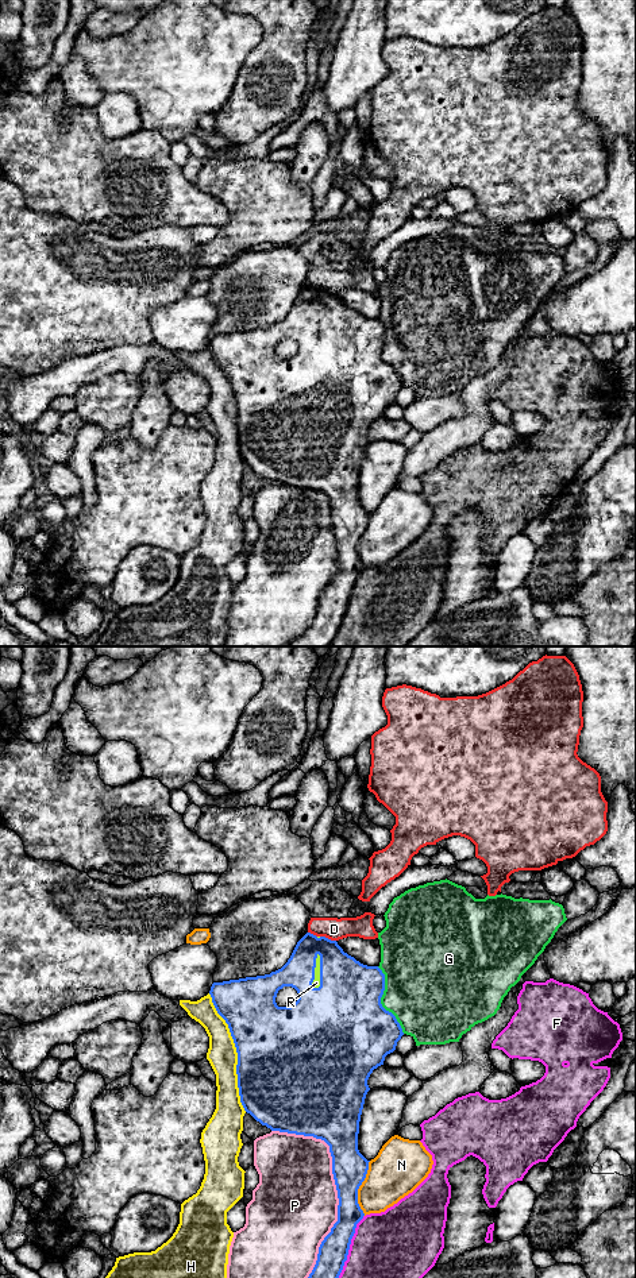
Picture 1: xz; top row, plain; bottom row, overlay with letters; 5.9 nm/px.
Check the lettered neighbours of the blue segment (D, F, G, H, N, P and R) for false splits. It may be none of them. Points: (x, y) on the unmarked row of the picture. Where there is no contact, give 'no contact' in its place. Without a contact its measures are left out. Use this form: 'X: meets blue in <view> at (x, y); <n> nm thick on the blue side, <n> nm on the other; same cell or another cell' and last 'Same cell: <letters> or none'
D: meets blue in xz at (328, 292); 280 nm thick on the blue side, 140 nm on the other; another cell
F: meets blue in xz at (347, 606); 180 nm thick on the blue side, 480 nm on the other; another cell
G: meets blue in xz at (380, 352); 500 nm thick on the blue side, 440 nm on the other; another cell
H: meets blue in xz at (236, 404); 500 nm thick on the blue side, 180 nm on the other; another cell
N: meets blue in xz at (358, 540); 200 nm thick on the blue side, 300 nm on the other; another cell
P: meets blue in xz at (338, 544); 200 nm thick on the blue side, 480 nm on the other; another cell
R: meets blue in xz at (313, 323); 360 nm thick on the blue side, 50 nm on the other; same cell
Same cell: R

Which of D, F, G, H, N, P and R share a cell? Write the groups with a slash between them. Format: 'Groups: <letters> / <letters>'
Groups: D / F / G / H / N / P / R

